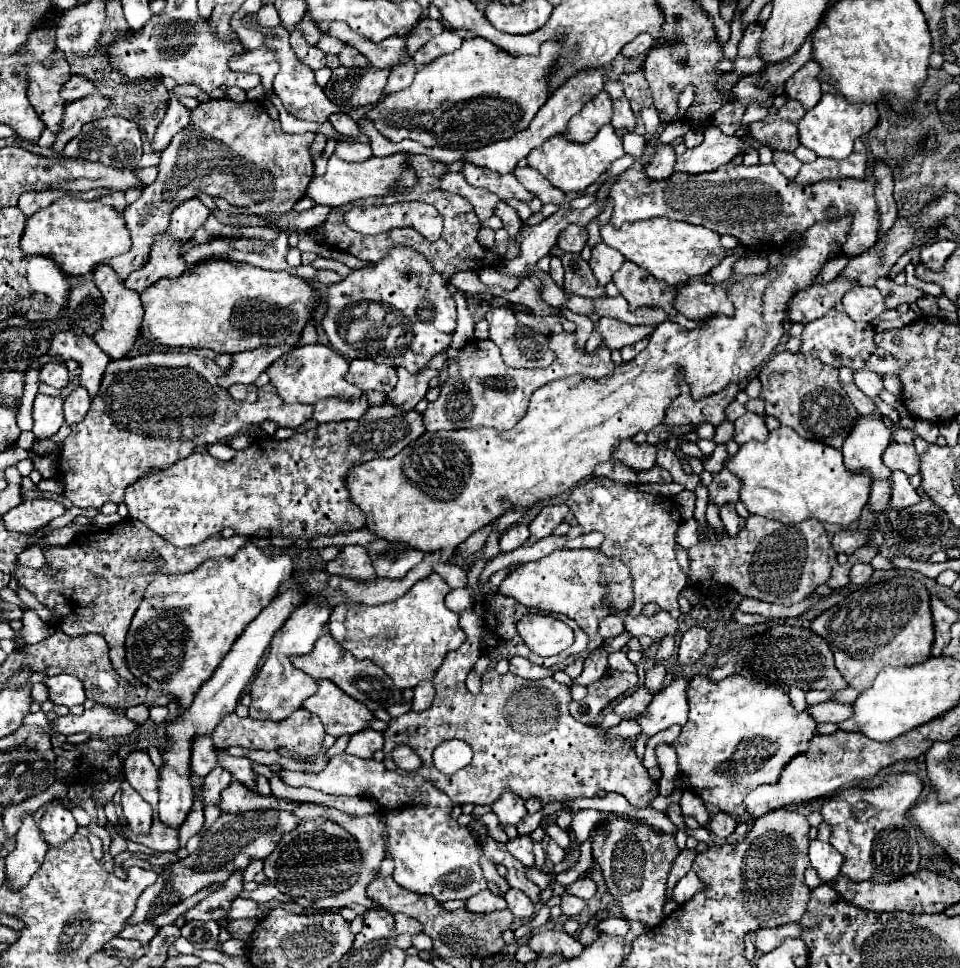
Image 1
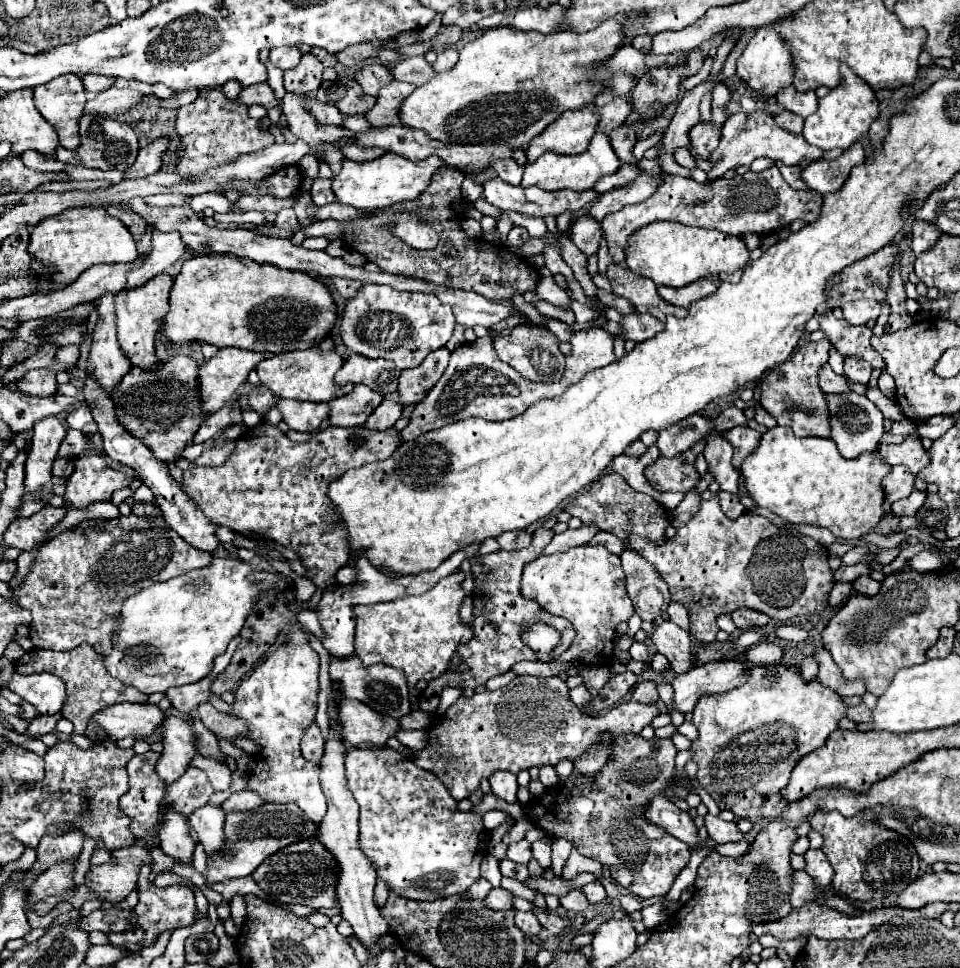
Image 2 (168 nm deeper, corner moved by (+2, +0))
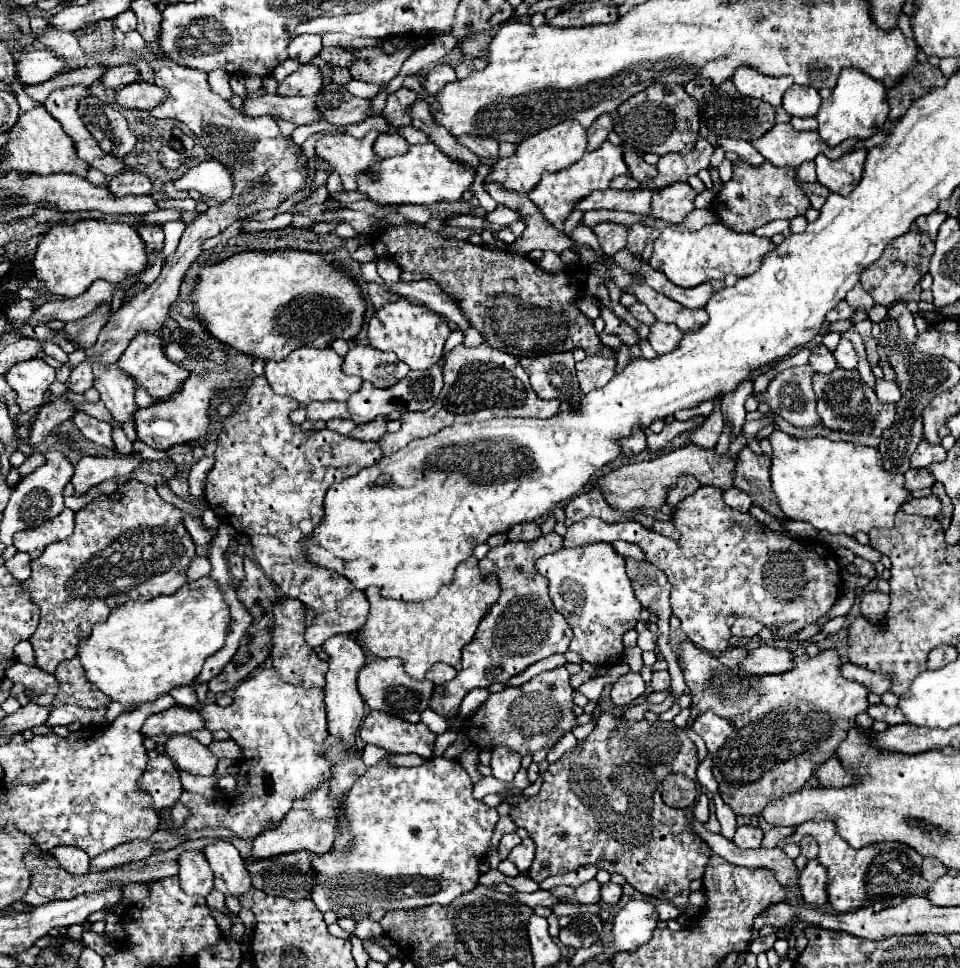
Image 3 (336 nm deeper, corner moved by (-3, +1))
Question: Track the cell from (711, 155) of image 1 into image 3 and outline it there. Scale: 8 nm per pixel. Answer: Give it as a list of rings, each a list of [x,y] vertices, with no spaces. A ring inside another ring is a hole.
[[[776,123],[762,137],[750,139],[758,153],[764,155],[766,161],[776,167],[800,167],[804,161],[812,161],[818,153],[828,159],[838,159],[844,153],[852,151],[856,139],[846,139],[846,143],[838,147],[826,147],[822,139],[818,139],[816,131],[796,131],[790,123]]]

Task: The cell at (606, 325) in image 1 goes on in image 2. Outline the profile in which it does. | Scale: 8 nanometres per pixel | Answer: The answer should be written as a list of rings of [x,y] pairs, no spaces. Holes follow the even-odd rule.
[[[629,314],[623,316],[621,326],[625,328],[625,340],[633,340],[633,342],[645,342],[653,336],[657,336],[657,332],[661,332],[661,328],[665,328],[665,324],[661,320],[657,320],[655,316],[649,314]]]

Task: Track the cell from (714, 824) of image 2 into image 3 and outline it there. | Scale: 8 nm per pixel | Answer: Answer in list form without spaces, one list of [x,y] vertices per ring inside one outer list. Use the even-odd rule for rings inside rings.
[[[740,825],[738,829],[736,829],[736,835],[734,835],[734,843],[740,847],[740,849],[758,849],[760,847],[760,843],[762,843],[762,829],[760,827],[756,827],[756,829],[752,829],[752,827],[748,827],[748,825]]]

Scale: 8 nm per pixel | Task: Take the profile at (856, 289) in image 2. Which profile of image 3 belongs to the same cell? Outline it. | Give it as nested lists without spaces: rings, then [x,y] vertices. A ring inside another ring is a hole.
[[[908,231],[906,235],[900,235],[884,249],[880,261],[866,267],[866,271],[860,277],[860,283],[874,297],[876,303],[890,307],[898,299],[902,299],[908,291],[912,291],[912,287],[928,273],[928,263],[932,253],[934,253],[934,243],[926,233]]]

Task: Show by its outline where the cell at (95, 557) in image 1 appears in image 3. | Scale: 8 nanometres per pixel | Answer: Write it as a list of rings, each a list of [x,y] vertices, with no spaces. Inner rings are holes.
[[[130,481],[118,489],[122,493],[118,503],[110,503],[108,497],[94,499],[76,513],[74,533],[58,543],[46,547],[44,555],[34,559],[32,575],[20,585],[22,591],[40,607],[40,625],[30,637],[34,647],[36,665],[42,671],[54,673],[54,667],[78,655],[78,645],[88,639],[92,625],[106,621],[110,611],[126,601],[150,601],[158,595],[174,593],[186,583],[188,567],[196,557],[196,545],[180,521],[180,509],[166,503],[152,485]]]

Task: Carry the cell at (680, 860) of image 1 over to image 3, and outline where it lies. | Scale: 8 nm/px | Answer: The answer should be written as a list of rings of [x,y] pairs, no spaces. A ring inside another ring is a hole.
[[[806,821],[804,825],[796,827],[794,835],[782,839],[776,847],[782,849],[788,843],[800,843],[804,835],[812,835],[820,845],[818,861],[828,869],[828,901],[832,903],[834,911],[854,911],[860,907],[874,907],[880,911],[896,905],[894,901],[916,895],[922,881],[922,855],[918,855],[912,847],[904,843],[876,843],[854,849],[838,835],[832,821]],[[870,859],[878,859],[872,861],[872,873]]]

